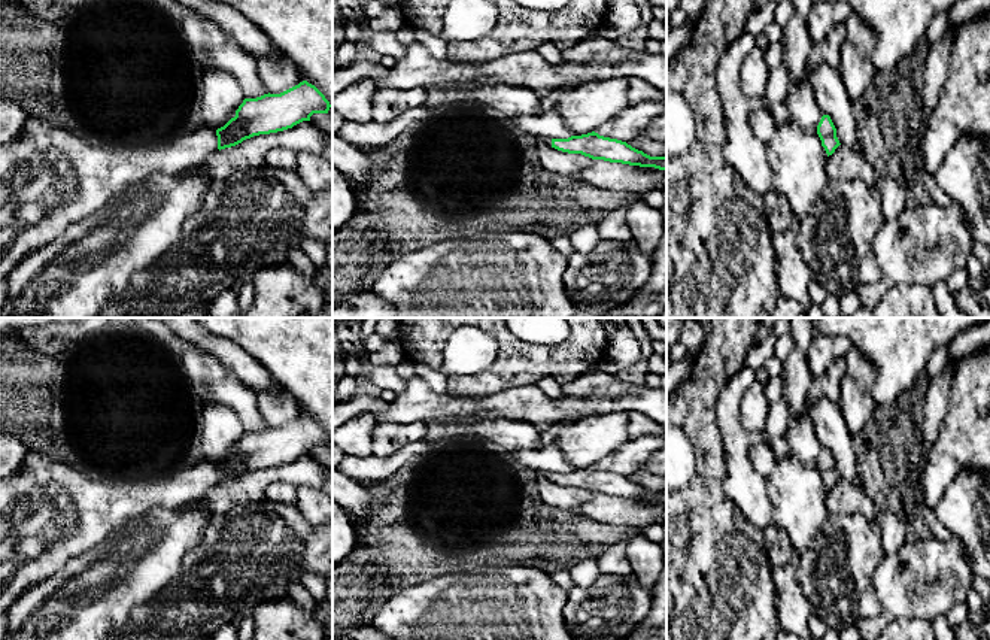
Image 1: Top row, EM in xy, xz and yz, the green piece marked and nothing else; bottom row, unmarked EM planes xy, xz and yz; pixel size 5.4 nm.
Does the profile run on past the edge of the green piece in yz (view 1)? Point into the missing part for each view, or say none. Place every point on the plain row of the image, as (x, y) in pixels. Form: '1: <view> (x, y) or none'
1: none

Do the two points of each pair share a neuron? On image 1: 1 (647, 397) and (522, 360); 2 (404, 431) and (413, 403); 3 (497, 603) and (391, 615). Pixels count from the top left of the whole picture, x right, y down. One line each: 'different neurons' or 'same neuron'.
1: different neurons
2: different neurons
3: same neuron

